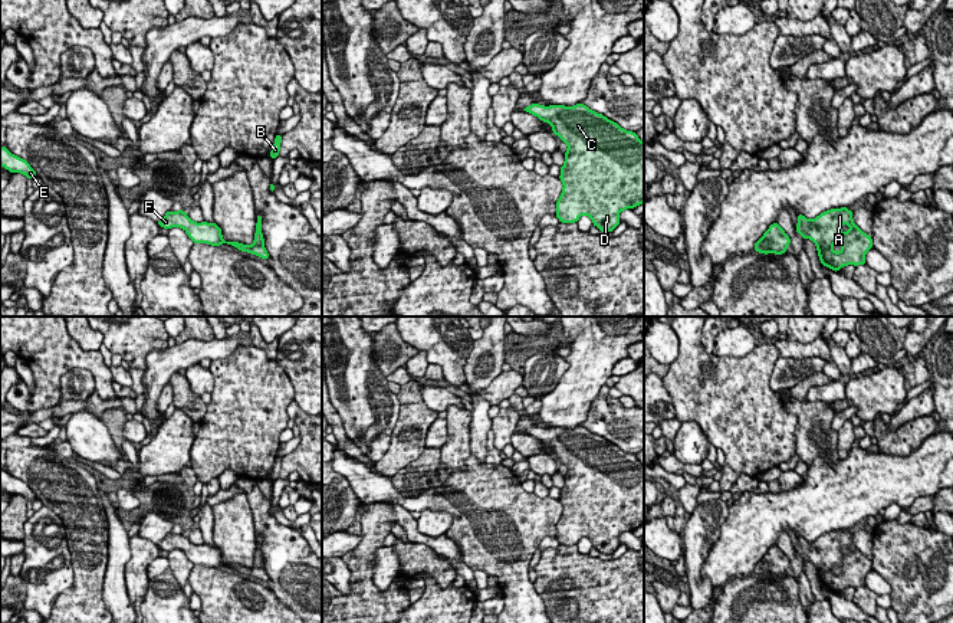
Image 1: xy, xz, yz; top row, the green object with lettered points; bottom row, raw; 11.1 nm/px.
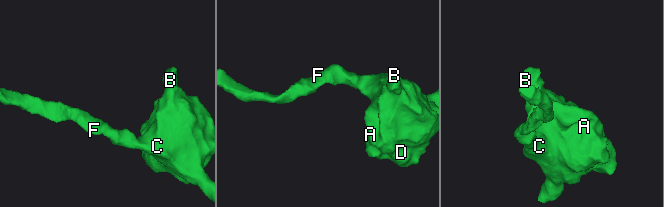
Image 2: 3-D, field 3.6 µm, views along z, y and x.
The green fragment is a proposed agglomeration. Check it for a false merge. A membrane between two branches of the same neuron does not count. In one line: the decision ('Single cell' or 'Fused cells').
Single cell

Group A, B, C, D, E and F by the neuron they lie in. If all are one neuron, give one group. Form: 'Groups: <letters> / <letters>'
Groups: A B C D E F

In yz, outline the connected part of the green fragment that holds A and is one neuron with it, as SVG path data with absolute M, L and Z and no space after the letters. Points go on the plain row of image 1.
M847 529L831 531L812 542L796 537L796 554L802 557L804 563L811 561L815 565L821 587L831 590L834 594L838 594L847 587L865 587L865 576L873 570L873 560L854 545L852 535Z

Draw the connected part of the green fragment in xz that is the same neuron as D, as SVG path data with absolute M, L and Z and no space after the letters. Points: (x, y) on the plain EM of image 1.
M535 424L523 433L549 445L553 458L568 468L559 498L563 511L555 535L561 545L575 545L586 537L601 554L612 554L621 545L618 537L622 532L644 525L644 465L637 455L625 453L582 424L575 429Z

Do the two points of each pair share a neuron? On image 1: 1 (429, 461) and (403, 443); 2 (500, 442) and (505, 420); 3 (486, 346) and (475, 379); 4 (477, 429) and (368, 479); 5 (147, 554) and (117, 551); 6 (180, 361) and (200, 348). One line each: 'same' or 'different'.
1: different
2: same
3: same
4: different
5: different
6: same

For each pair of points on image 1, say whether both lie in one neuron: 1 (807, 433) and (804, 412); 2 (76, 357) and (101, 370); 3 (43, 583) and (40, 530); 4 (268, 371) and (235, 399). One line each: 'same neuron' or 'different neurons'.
1: same neuron
2: same neuron
3: same neuron
4: same neuron

